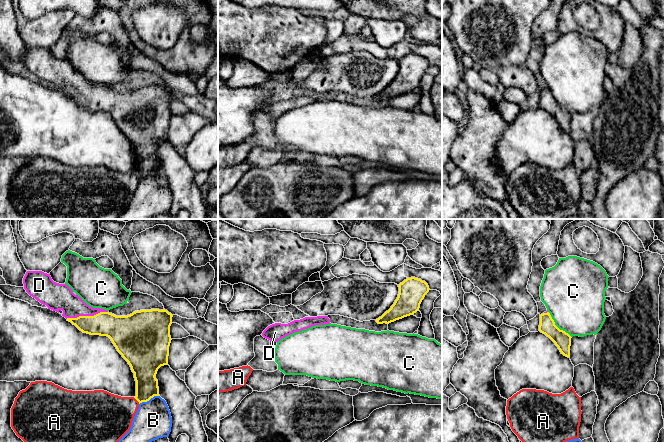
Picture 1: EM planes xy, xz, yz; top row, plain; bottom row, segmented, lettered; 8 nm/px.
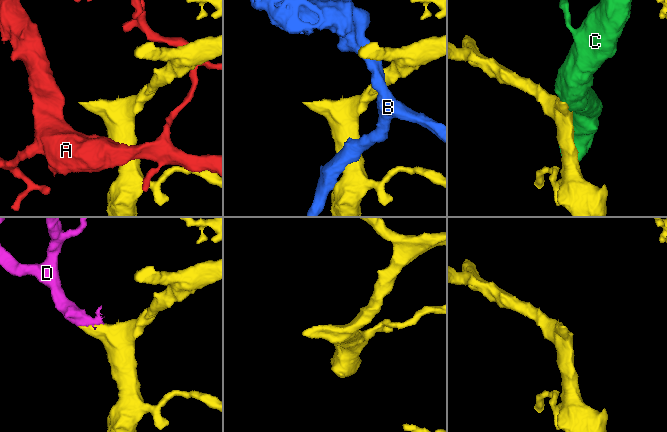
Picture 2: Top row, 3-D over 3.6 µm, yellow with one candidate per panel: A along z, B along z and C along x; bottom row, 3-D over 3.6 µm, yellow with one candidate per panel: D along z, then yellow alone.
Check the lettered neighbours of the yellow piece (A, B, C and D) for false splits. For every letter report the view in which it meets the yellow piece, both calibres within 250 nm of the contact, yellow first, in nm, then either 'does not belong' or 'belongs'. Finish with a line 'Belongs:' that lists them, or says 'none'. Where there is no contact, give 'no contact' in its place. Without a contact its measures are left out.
A: meets yellow in xy; 190 nm thick on the yellow side, 360 nm on the other; does not belong
B: meets yellow in xy; 190 nm thick on the yellow side, 300 nm on the other; does not belong
C: meets yellow in yz; 140 nm thick on the yellow side, 460 nm on the other; does not belong
D: meets yellow in xy; 190 nm thick on the yellow side, 190 nm on the other; belongs
Belongs: D

